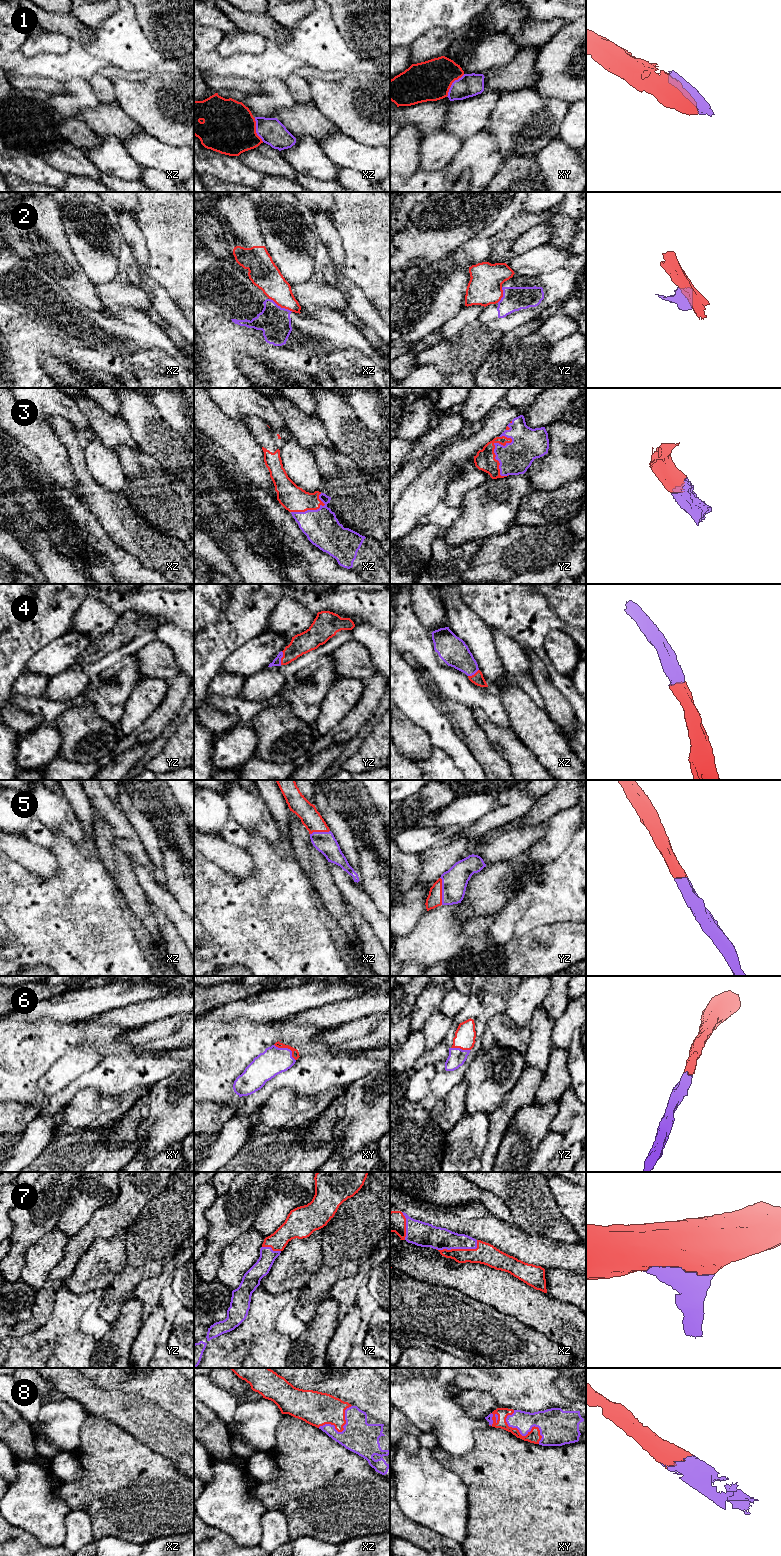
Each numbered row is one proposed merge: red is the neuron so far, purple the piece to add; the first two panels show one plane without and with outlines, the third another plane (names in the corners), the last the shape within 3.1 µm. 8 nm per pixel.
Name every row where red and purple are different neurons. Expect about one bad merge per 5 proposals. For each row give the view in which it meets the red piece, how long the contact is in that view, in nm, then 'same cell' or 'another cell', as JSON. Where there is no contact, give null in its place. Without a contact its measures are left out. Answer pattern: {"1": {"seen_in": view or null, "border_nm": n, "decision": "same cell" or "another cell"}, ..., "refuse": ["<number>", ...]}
{"1": {"seen_in": "xy", "border_nm": 240, "decision": "same cell"}, "2": {"seen_in": "xz", "border_nm": 220, "decision": "another cell"}, "3": {"seen_in": "yz", "border_nm": 340, "decision": "same cell"}, "4": {"seen_in": "yz", "border_nm": 110, "decision": "same cell"}, "5": {"seen_in": "yz", "border_nm": 220, "decision": "same cell"}, "6": {"seen_in": "xy", "border_nm": 220, "decision": "same cell"}, "7": {"seen_in": "xz", "border_nm": 340, "decision": "same cell"}, "8": {"seen_in": "xy", "border_nm": 340, "decision": "same cell"}, "refuse": ["2"]}

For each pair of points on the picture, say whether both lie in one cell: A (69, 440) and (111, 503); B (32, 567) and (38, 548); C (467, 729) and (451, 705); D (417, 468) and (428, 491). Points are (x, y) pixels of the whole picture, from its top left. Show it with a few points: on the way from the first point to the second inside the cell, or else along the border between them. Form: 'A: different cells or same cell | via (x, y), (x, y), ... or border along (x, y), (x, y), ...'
A: same cell | via (76, 456), (84, 479), (95, 490)
B: different cells | border along (20, 541), (43, 573)
C: same cell | via (464, 723), (457, 711)
D: different cells | border along (437, 458), (404, 491)

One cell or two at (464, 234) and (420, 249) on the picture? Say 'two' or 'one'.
one

